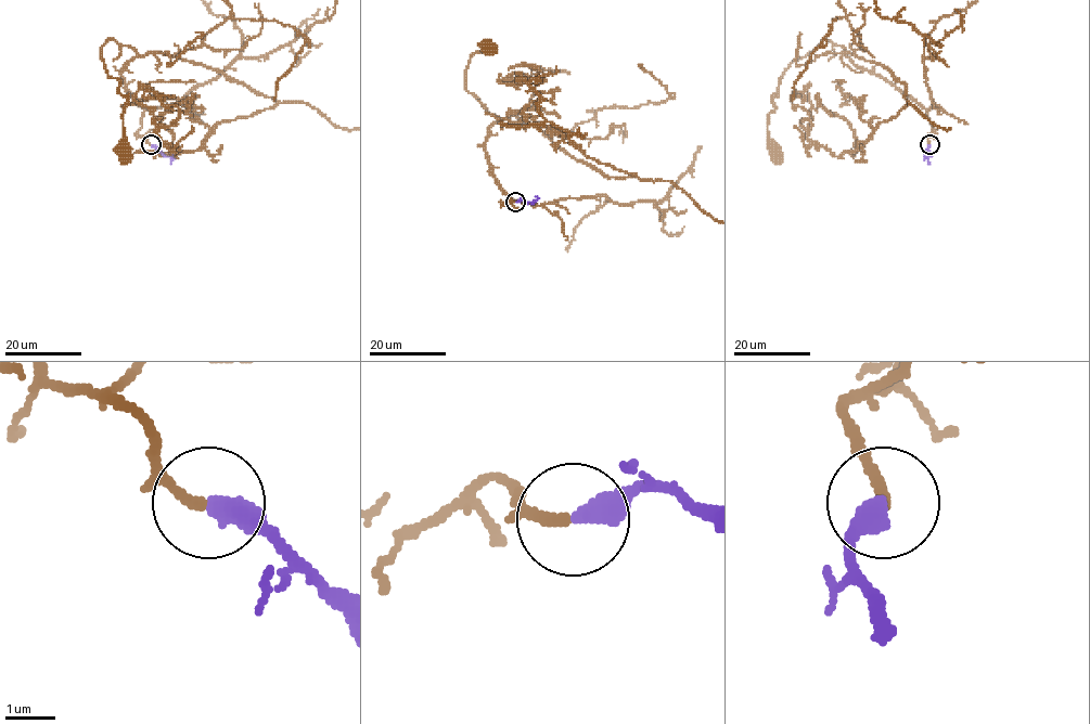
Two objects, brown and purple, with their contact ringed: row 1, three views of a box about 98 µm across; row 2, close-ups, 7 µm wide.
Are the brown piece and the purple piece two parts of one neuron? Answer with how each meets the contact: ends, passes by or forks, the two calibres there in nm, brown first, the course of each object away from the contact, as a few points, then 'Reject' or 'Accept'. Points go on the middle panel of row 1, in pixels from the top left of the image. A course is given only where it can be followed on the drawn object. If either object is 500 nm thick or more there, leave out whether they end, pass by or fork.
At the ring brown ends. At the ring purple ends. Thickness 200 nm (brown) against 420 nm. Course of brown: (515, 203), (503, 204), (508, 196), (486, 154), (488, 130), (501, 118), (465, 88), (469, 60), (488, 46). Course of purple: (515, 203), (536, 201). Accept

